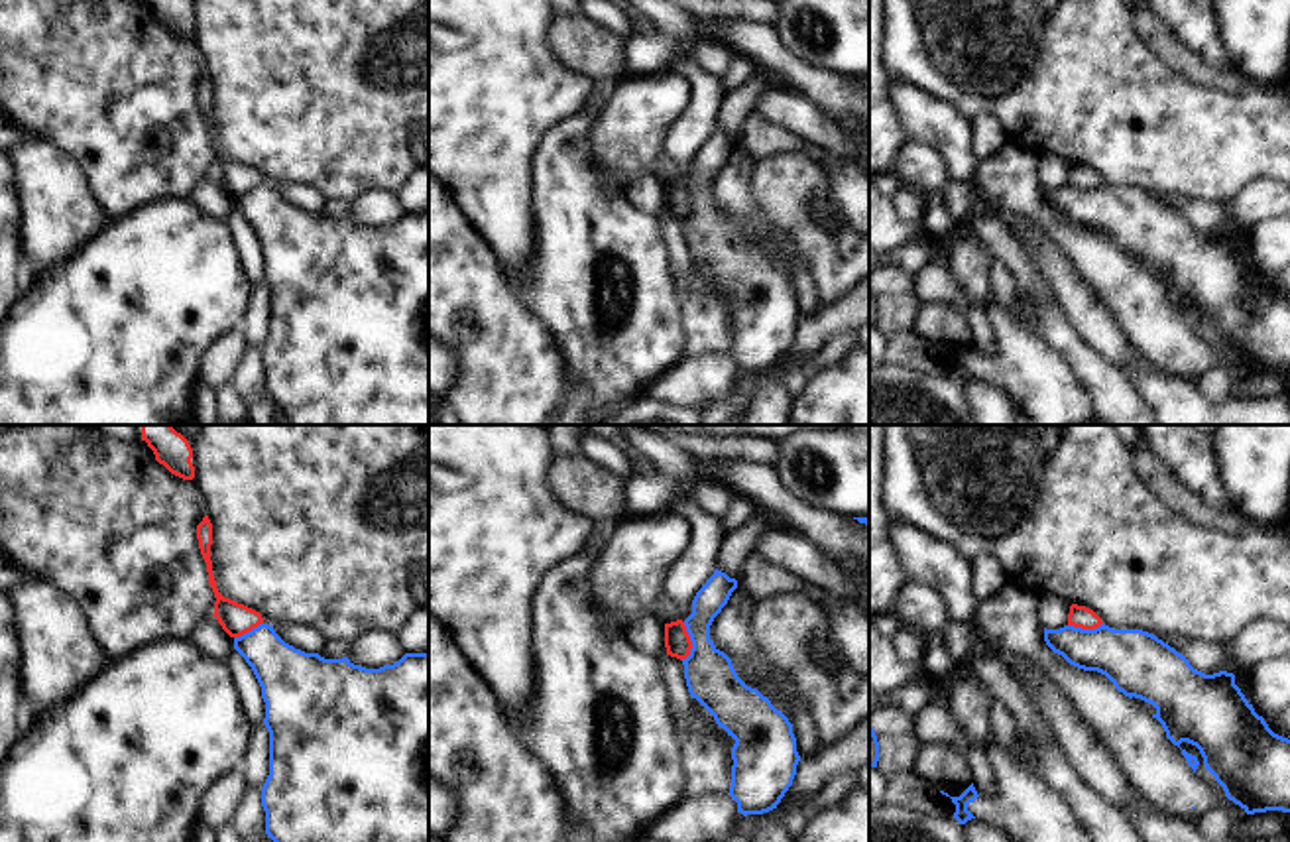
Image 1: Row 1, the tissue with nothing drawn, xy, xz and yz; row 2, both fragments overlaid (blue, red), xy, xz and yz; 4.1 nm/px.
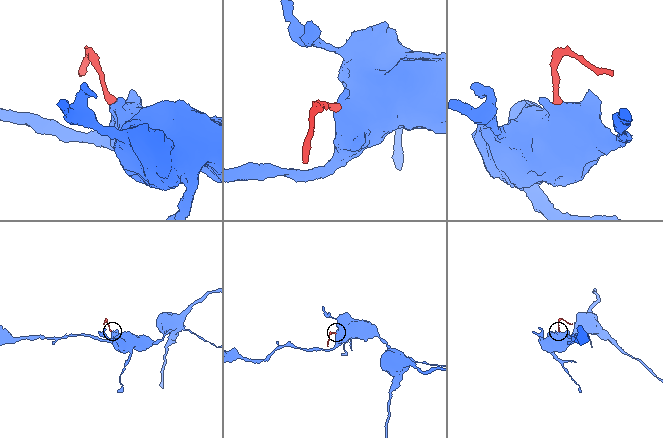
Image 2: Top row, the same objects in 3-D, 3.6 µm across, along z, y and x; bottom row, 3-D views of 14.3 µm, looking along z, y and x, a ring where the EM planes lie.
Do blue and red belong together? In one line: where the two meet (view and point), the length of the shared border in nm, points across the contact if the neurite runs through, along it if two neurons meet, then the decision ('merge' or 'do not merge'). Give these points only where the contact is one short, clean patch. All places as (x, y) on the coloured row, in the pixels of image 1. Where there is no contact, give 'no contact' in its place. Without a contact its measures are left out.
contact xz (691, 640); length 160 nm; border xz (683, 622), (691, 652), (681, 660); do not merge

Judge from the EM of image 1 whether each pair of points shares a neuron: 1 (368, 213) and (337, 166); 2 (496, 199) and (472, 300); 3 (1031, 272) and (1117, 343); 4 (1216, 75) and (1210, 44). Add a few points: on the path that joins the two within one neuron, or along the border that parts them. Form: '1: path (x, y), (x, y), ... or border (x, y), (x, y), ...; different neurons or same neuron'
1: border (394, 191), (366, 189), (352, 201); different neurons
2: border (457, 207), (504, 268); different neurons
3: border (1025, 250), (1055, 292); different neurons
4: border (1176, 40), (1208, 65), (1228, 65); different neurons

